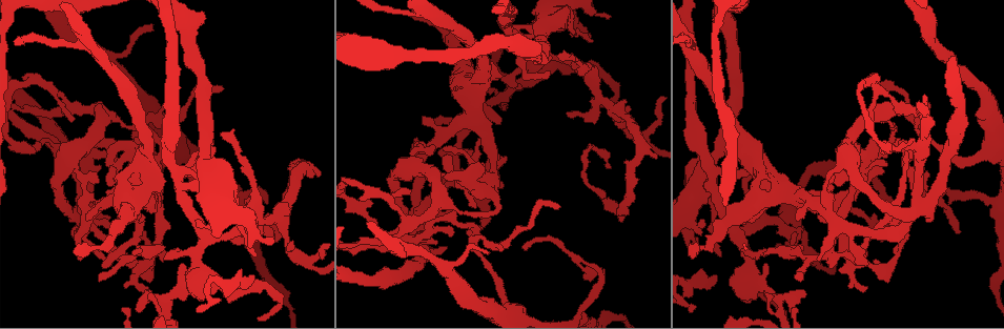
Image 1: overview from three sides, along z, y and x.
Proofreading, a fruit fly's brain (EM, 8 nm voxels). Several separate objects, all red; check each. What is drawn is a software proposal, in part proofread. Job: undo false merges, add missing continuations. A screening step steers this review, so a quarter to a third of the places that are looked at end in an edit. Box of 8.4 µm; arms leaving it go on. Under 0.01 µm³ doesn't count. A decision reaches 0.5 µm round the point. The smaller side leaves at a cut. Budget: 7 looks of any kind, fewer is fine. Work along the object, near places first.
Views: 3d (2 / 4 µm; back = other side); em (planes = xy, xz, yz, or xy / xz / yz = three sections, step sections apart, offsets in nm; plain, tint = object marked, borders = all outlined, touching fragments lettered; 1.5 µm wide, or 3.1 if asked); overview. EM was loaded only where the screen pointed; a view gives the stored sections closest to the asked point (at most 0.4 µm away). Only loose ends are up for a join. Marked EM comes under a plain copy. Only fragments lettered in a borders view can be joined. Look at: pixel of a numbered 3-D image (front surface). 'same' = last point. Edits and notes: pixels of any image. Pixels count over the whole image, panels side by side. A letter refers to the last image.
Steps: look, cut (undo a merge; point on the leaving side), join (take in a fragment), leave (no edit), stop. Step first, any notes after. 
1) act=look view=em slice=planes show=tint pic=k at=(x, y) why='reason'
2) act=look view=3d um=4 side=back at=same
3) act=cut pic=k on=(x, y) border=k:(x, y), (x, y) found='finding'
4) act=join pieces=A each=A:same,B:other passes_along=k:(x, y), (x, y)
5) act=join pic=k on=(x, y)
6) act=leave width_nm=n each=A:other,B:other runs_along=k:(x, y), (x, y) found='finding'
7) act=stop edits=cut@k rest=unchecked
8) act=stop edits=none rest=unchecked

act=look view=3d um=2 pic=1 at=(570, 64) why='branch stops here'

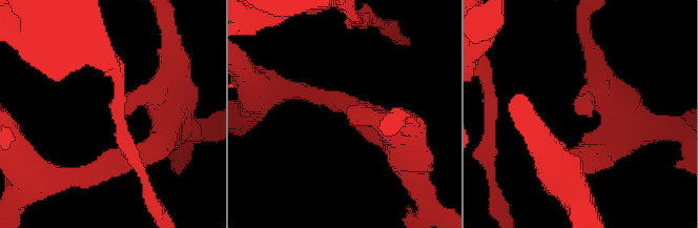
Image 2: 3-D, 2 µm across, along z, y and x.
act=look view=em slice=planes show=borders pic=2 at=(579, 110) why='now the EM'

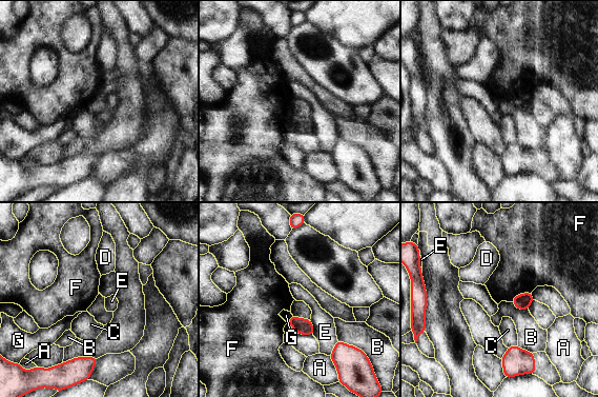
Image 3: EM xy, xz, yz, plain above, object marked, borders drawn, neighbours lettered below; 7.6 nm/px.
act=leave each=A:other,B:other,C:other,D:other,E:other,F:other,G:other border=3:(337, 339), (353, 344), (365, 353) found='none of them fits'

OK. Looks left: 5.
act=look view=em slice=planes show=borders pic=1 at=(584, 262) why='branch point'

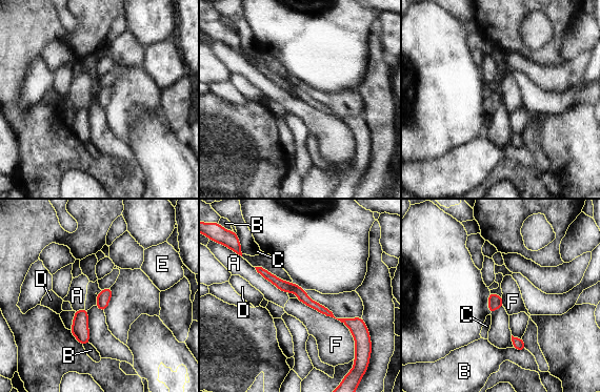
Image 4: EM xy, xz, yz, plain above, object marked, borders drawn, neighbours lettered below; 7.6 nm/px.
act=leave each=A:other,B:other,C:other,D:other,E:other,F:other runs_along=4:(259, 269), (360, 332) found='all the same neuron'

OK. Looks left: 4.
act=look view=3d um=4 side=back pic=1 at=(163, 299) why='three arms meet'

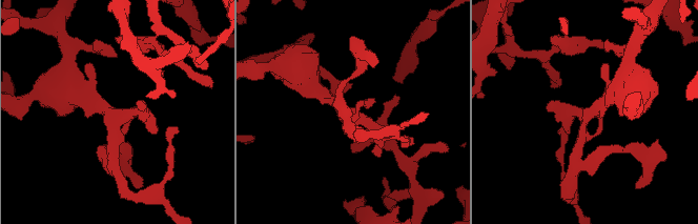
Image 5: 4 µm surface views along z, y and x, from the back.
act=look view=em slice=planes show=borders pic=5 at=(115, 116) why='need the tissue'

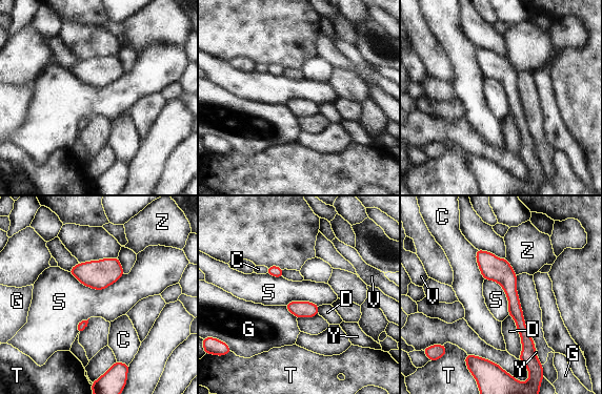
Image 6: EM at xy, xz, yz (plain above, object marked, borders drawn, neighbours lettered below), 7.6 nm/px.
act=leave longest_contact=S:440nm each=C:other,D:other,G:other,S:other,T:other,V:other,Y:other,Z:other border=6:(66, 271), (94, 289), (123, 274) found='all the same neuron'

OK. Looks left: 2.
act=stop edits=none rest=unchecked

